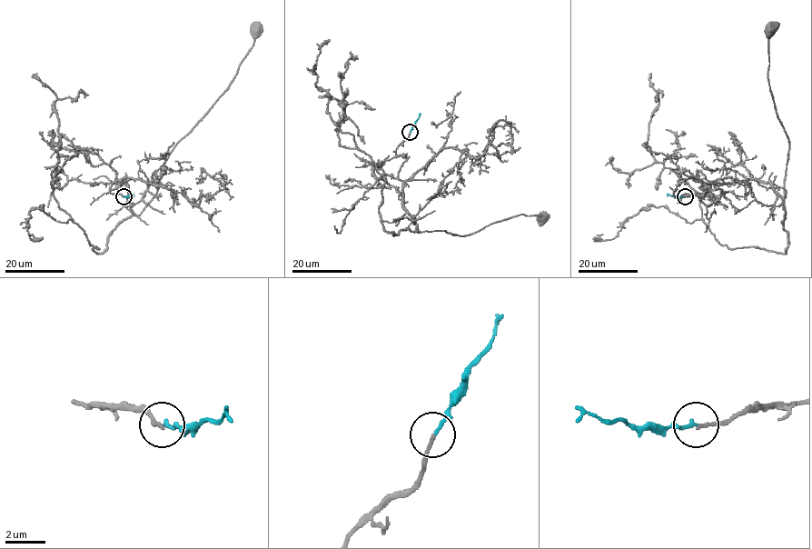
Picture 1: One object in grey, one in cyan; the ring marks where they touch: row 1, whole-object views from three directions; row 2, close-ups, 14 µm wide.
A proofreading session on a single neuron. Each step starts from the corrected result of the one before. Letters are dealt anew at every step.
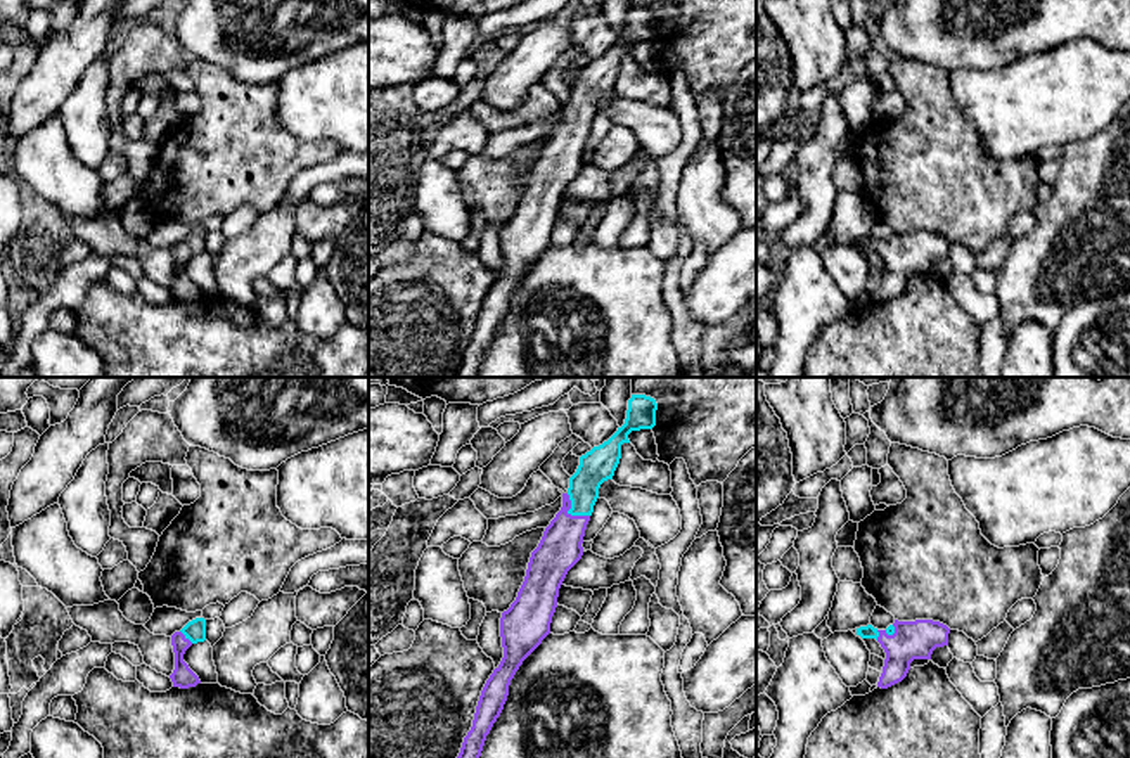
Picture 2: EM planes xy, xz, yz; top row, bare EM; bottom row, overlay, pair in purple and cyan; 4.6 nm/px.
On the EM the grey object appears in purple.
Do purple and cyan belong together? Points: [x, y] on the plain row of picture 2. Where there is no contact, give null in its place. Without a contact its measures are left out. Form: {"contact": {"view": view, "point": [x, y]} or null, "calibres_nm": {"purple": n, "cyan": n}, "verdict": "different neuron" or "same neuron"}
{"contact": {"view": "xz", "point": [570, 127]}, "calibres_nm": {"purple": 200, "cyan": 150}, "verdict": "same neuron"}

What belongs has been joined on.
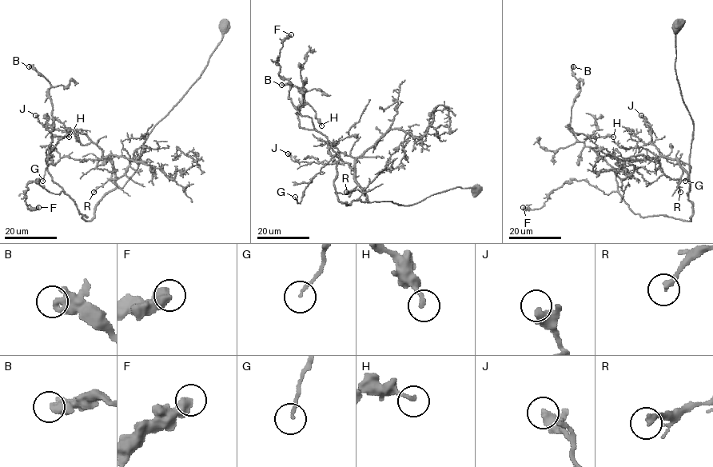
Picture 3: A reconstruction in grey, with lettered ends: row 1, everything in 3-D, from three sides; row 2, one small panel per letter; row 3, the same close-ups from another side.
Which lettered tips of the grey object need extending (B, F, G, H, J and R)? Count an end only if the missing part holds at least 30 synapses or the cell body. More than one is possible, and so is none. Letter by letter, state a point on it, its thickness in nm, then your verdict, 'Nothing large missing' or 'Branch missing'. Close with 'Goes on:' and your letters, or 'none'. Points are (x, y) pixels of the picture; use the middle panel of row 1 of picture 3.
B: Place: (281, 85). Thickness 500 nm. Nothing large missing
F: Place: (291, 34). Thickness 600 nm. Nothing large missing
G: Place: (295, 197). Thickness 140 nm. Nothing large missing
H: Place: (321, 125). Thickness 200 nm. Nothing large missing
J: Place: (288, 153). Thickness 360 nm. Nothing large missing
R: Place: (346, 192). Thickness 260 nm. Nothing large missing
Goes on: none

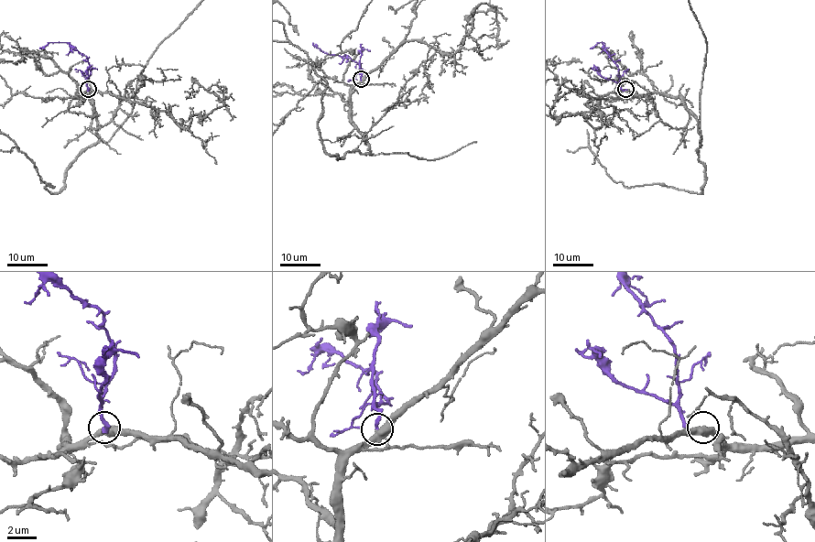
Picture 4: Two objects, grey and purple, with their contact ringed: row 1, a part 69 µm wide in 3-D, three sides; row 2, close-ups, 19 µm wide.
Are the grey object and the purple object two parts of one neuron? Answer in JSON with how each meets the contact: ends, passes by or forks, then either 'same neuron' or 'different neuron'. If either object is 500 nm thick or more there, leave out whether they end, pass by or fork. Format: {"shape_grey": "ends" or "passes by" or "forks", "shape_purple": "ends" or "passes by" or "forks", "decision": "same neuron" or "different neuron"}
{"shape_grey": "passes by", "shape_purple": "ends", "decision": "same neuron"}

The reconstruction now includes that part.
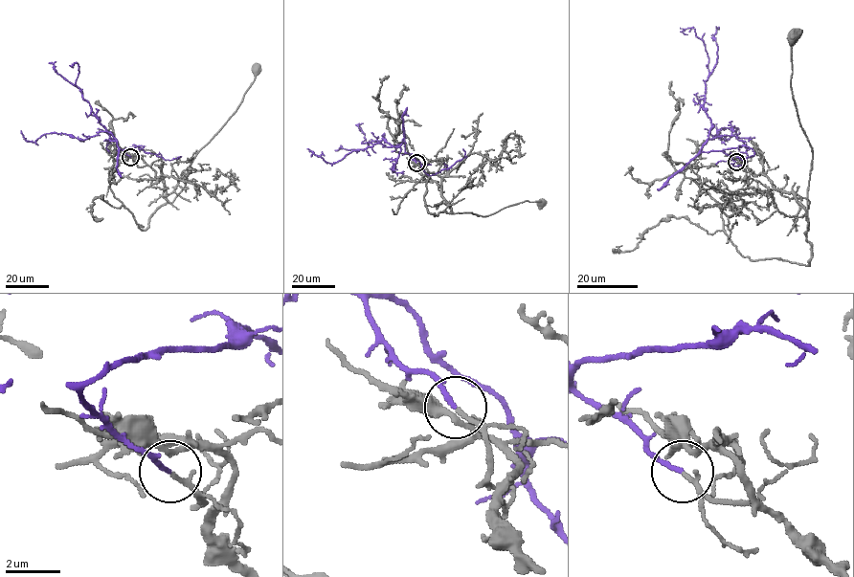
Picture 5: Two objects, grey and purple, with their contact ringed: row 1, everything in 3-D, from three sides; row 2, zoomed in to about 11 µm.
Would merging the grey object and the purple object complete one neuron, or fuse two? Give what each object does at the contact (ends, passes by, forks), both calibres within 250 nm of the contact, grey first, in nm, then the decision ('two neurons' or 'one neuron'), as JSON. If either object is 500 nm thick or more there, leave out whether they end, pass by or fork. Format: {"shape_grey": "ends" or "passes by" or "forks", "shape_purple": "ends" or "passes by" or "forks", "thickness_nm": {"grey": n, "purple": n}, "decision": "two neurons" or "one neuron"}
{"shape_grey": "ends", "shape_purple": "ends", "thickness_nm": {"grey": 160, "purple": 150}, "decision": "two neurons"}

